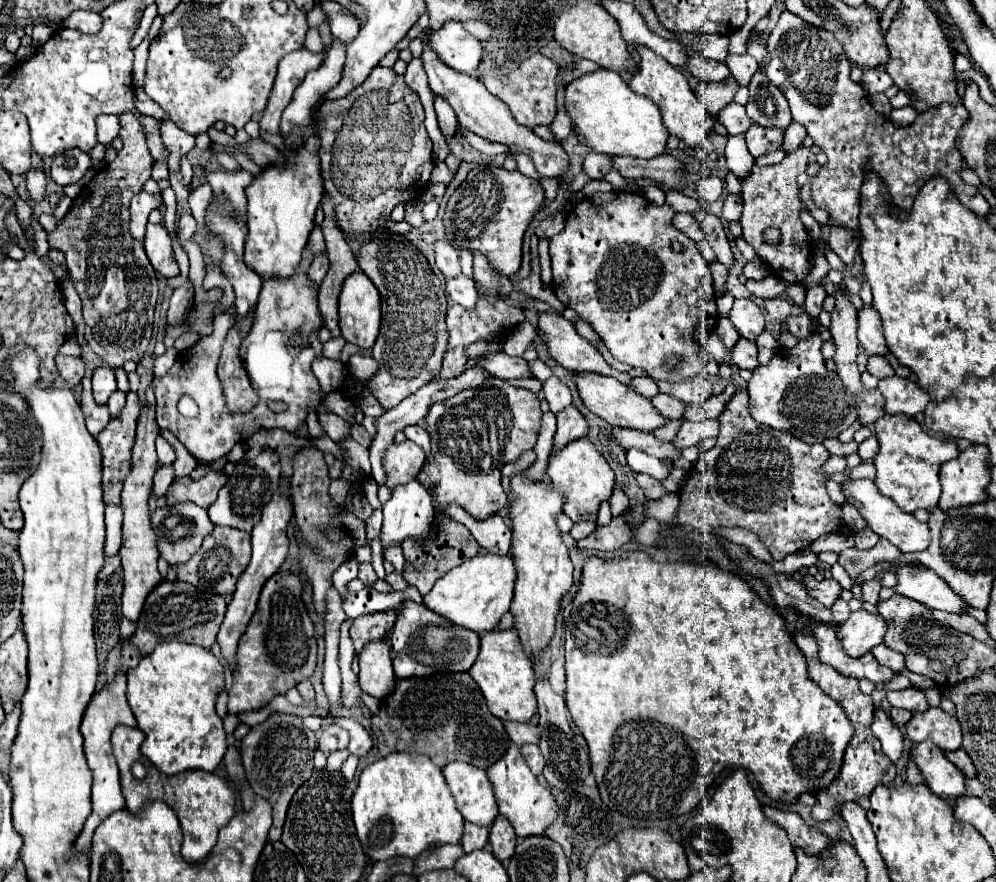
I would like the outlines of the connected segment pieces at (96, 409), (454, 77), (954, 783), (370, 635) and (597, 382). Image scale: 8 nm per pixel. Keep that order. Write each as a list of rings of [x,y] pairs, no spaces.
[[[85,375],[83,377],[83,397],[81,397],[81,409],[83,409],[83,415],[85,415],[85,421],[87,421],[87,429],[89,433],[97,439],[97,435],[105,429],[105,425],[109,423],[109,411],[107,411],[107,405],[97,405],[93,401],[93,395],[91,395],[91,377]]]
[[[425,29],[423,35],[421,35],[421,41],[423,41],[421,59],[423,59],[423,65],[425,65],[427,77],[429,77],[429,87],[431,87],[433,93],[441,95],[453,107],[459,123],[465,129],[477,133],[479,137],[485,137],[485,139],[491,139],[491,141],[497,141],[497,143],[505,143],[511,149],[511,153],[529,155],[535,163],[535,169],[537,169],[539,177],[561,177],[563,171],[569,167],[569,157],[563,151],[563,147],[559,143],[545,141],[545,139],[537,137],[533,131],[523,129],[521,125],[517,125],[517,121],[513,119],[509,109],[505,105],[501,105],[501,101],[497,97],[493,97],[479,79],[473,79],[471,75],[465,75],[465,73],[457,73],[455,69],[449,69],[449,65],[439,61],[439,57],[433,53],[433,49],[429,45],[429,37],[427,37],[429,31],[431,29]]]
[[[931,741],[917,743],[911,749],[911,759],[917,763],[925,783],[937,797],[945,801],[955,801],[957,797],[967,795],[965,775]]]
[[[397,609],[377,611],[377,613],[369,613],[369,615],[361,615],[353,619],[349,635],[353,641],[355,653],[361,653],[361,649],[371,641],[387,639],[395,621],[397,621]]]
[[[577,373],[577,389],[579,389],[579,395],[581,395],[583,403],[595,415],[605,419],[613,427],[625,427],[625,429],[629,427],[629,429],[653,433],[655,429],[663,427],[669,421],[667,417],[661,417],[661,413],[657,413],[651,399],[641,397],[637,391],[629,389],[627,385],[619,383],[613,377],[603,377],[603,375],[597,375],[597,373]]]

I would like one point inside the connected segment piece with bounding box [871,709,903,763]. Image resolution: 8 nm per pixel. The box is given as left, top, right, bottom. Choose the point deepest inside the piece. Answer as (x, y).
(890, 735)

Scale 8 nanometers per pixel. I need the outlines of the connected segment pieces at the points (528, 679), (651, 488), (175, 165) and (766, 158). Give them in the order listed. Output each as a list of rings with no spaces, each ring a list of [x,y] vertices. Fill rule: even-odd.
[[[493,629],[481,637],[479,657],[469,669],[471,677],[477,681],[489,711],[501,721],[529,721],[537,711],[537,701],[533,695],[535,671],[533,659],[525,653],[519,633],[515,629]]]
[[[635,473],[635,479],[637,479],[639,487],[643,489],[645,497],[649,497],[649,499],[661,499],[661,497],[667,493],[667,491],[665,491],[665,487],[661,485],[661,481],[657,481],[657,479],[649,477],[649,475]]]
[[[161,119],[161,137],[169,155],[169,171],[179,171],[179,159],[195,147],[195,137],[179,129],[173,121]]]
[[[778,149],[774,152],[768,153],[767,155],[763,155],[755,160],[759,165],[774,165],[783,160],[786,153],[783,149]]]

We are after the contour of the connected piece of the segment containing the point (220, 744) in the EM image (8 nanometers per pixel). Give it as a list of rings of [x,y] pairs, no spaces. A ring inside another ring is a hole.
[[[177,641],[159,643],[149,655],[141,657],[135,669],[127,671],[127,701],[137,717],[139,729],[145,733],[141,753],[161,773],[177,775],[189,769],[203,769],[203,771],[217,769],[227,749],[223,721],[215,713],[215,699],[223,683],[225,683],[223,667],[211,651],[189,643],[177,643]]]

